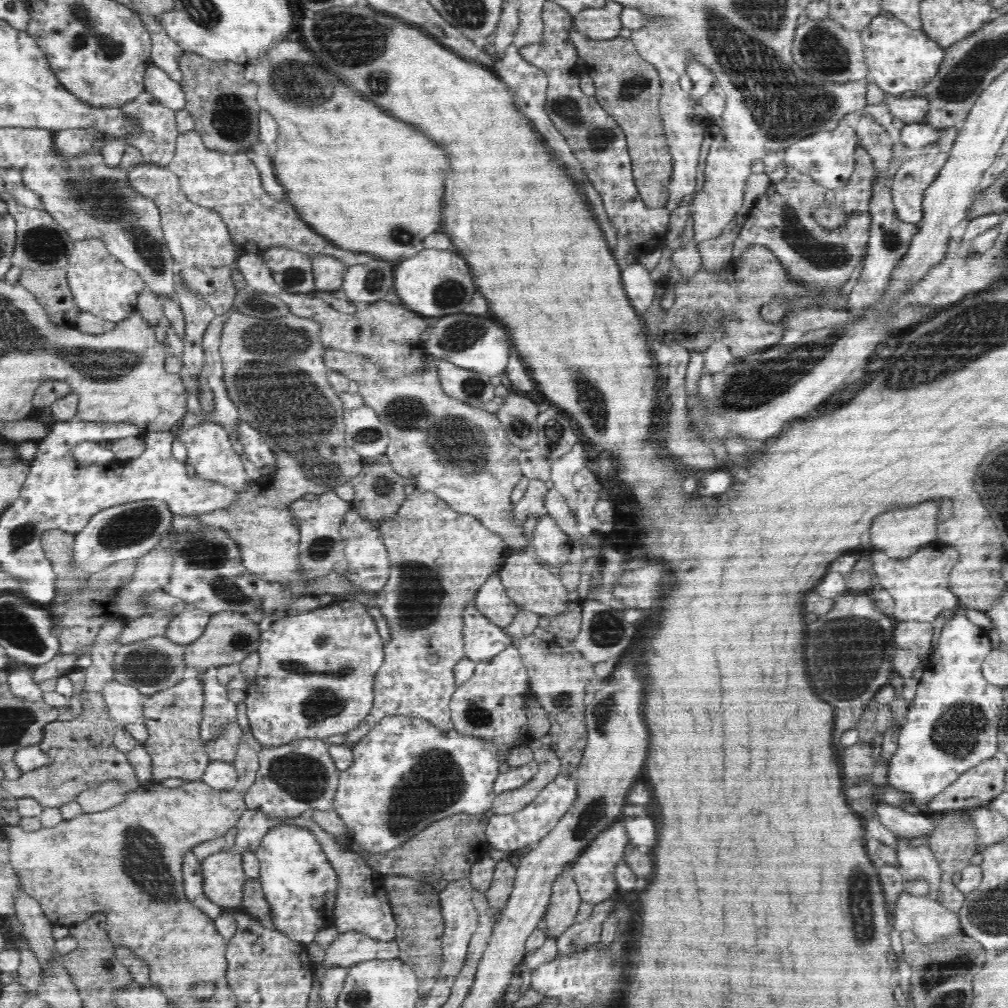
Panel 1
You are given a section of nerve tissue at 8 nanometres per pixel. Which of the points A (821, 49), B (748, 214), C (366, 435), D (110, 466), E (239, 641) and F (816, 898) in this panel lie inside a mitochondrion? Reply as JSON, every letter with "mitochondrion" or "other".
{"A":"mitochondrion","B":"other","C":"mitochondrion","D":"other","E":"mitochondrion","F":"other"}

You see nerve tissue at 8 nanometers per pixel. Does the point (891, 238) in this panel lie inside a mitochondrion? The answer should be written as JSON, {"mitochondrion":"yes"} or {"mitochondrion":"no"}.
{"mitochondrion":"yes"}

